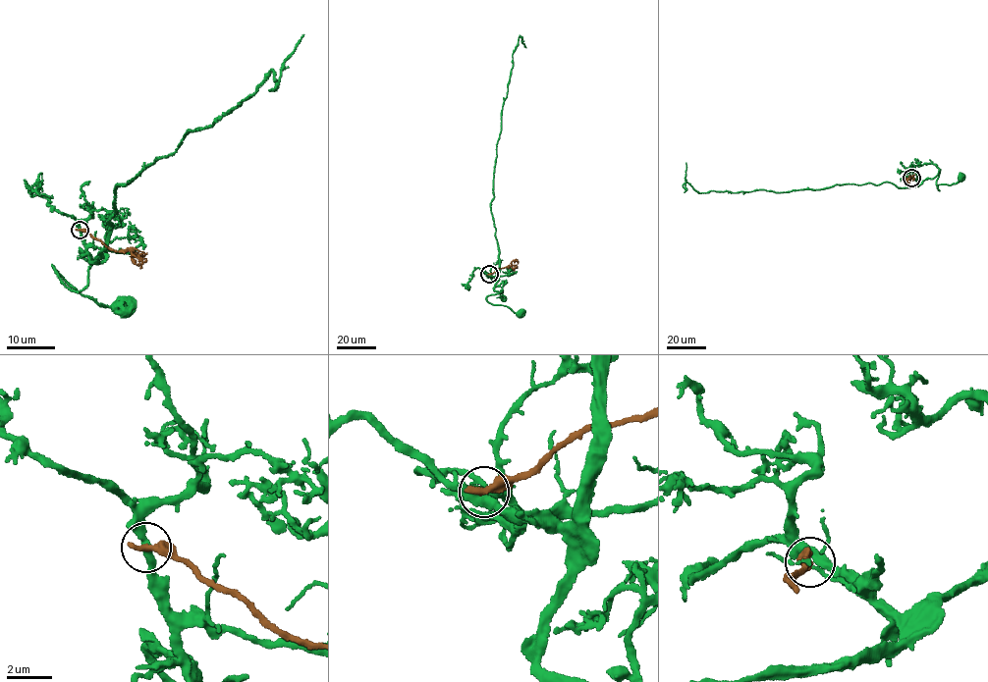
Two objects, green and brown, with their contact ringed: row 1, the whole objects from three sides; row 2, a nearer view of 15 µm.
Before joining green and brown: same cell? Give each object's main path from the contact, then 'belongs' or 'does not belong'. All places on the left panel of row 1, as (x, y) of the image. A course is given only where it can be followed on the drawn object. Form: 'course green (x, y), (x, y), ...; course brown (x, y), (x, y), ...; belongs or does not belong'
course green (81, 231), (94, 262), (119, 183), (174, 154), (189, 130), (208, 128), (271, 69), (277, 81), (303, 34); course brown (81, 231), (117, 251), (129, 250), (143, 262), (144, 258); does not belong

